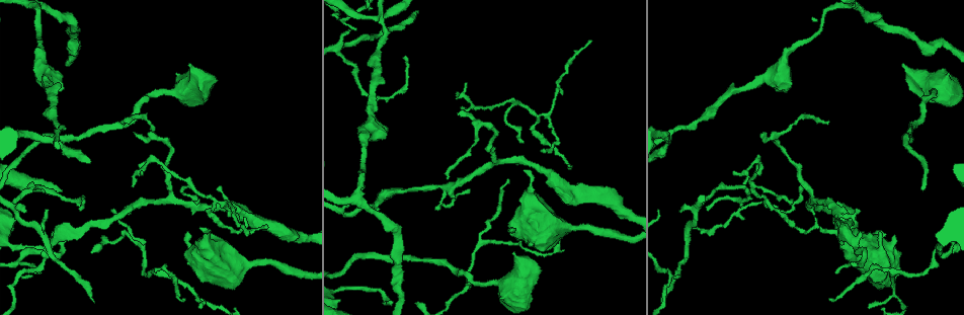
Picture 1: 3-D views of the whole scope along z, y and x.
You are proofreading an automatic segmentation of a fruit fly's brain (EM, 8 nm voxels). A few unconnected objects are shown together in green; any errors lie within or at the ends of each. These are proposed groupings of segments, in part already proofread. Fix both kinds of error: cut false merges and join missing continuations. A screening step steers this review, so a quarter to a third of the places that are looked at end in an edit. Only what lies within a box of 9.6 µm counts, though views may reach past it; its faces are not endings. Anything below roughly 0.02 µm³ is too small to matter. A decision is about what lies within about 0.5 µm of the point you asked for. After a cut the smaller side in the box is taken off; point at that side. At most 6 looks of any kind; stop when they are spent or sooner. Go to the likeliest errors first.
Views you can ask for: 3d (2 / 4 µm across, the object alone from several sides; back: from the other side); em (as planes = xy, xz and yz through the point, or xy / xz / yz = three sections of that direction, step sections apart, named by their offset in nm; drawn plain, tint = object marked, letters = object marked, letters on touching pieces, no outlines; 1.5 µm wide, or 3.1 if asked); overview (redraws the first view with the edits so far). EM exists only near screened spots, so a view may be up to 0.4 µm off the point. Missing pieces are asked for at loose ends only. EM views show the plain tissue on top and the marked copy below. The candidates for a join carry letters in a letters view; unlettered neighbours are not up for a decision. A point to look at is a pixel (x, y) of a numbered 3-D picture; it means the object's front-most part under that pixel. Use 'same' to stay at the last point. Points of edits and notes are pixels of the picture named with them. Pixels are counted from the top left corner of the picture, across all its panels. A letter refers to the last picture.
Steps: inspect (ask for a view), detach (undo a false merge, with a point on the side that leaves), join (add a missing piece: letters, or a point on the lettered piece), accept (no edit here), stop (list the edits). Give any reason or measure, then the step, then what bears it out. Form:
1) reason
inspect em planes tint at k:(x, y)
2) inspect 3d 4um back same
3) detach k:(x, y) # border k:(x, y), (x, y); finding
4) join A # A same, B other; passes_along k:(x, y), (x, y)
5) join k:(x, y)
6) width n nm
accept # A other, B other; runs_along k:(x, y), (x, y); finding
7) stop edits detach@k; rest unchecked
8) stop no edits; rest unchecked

sharp bend
inspect em planes tint at 1:(379, 19)

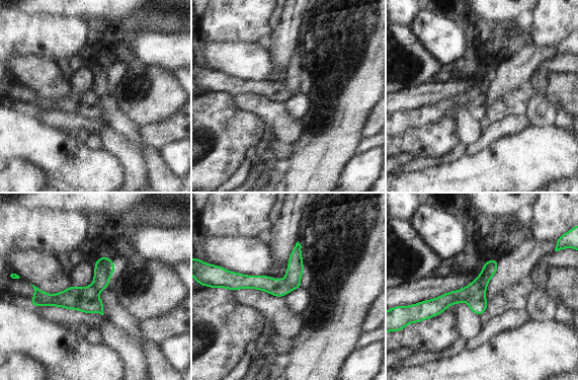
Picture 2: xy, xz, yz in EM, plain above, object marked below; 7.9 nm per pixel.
inspect em planes letters same

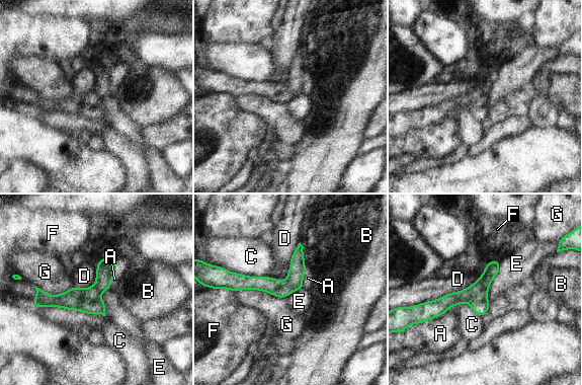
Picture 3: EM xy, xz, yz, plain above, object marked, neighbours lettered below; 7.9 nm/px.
longest_contact D 650 nm
detach 3:(455, 298) # A other, B other, C other, D other, E other, F other, G other; border 3:(487, 288), (478, 293), (469, 302); two cells meet here

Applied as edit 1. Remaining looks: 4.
long arm stops here
inspect em planes letters at 1:(709, 209)

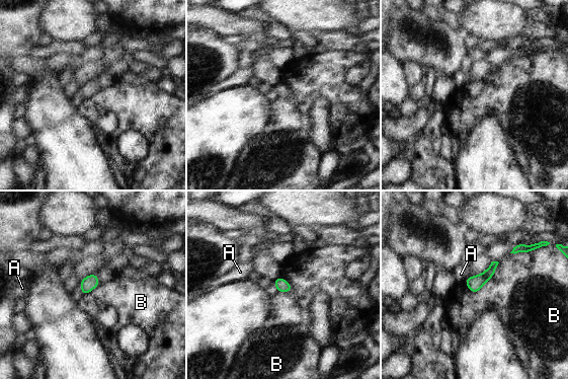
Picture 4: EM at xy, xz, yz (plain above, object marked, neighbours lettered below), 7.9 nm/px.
width 100 nm
accept # A other, B other; border 4:(499, 262), (476, 292), (467, 287); no lettered piece goes on from it

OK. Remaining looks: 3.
an open end
inspect 3d 4um at 1:(859, 211)

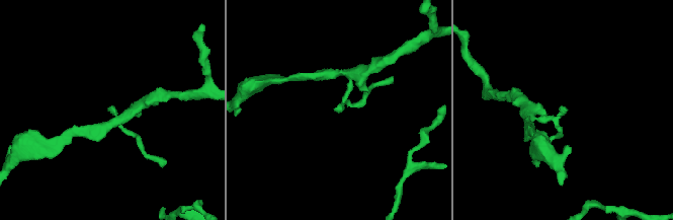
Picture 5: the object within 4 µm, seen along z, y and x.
need the tissue
inspect em planes letters at 5:(565, 107)

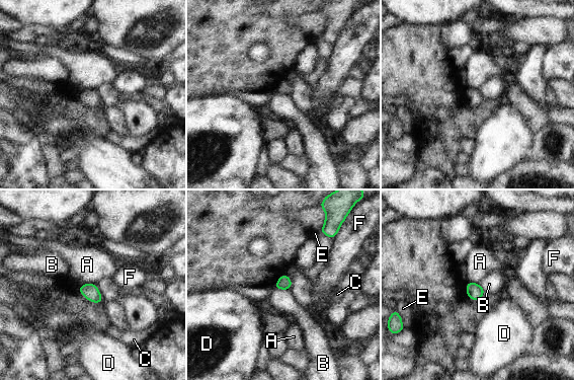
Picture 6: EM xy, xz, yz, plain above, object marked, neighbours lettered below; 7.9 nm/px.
width 110 nm
accept # A other, B other, C other, D other, E other, F other; border 6:(274, 286), (289, 290); no lettered piece goes on from it

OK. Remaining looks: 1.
stop edits detach@3; rest unchecked

